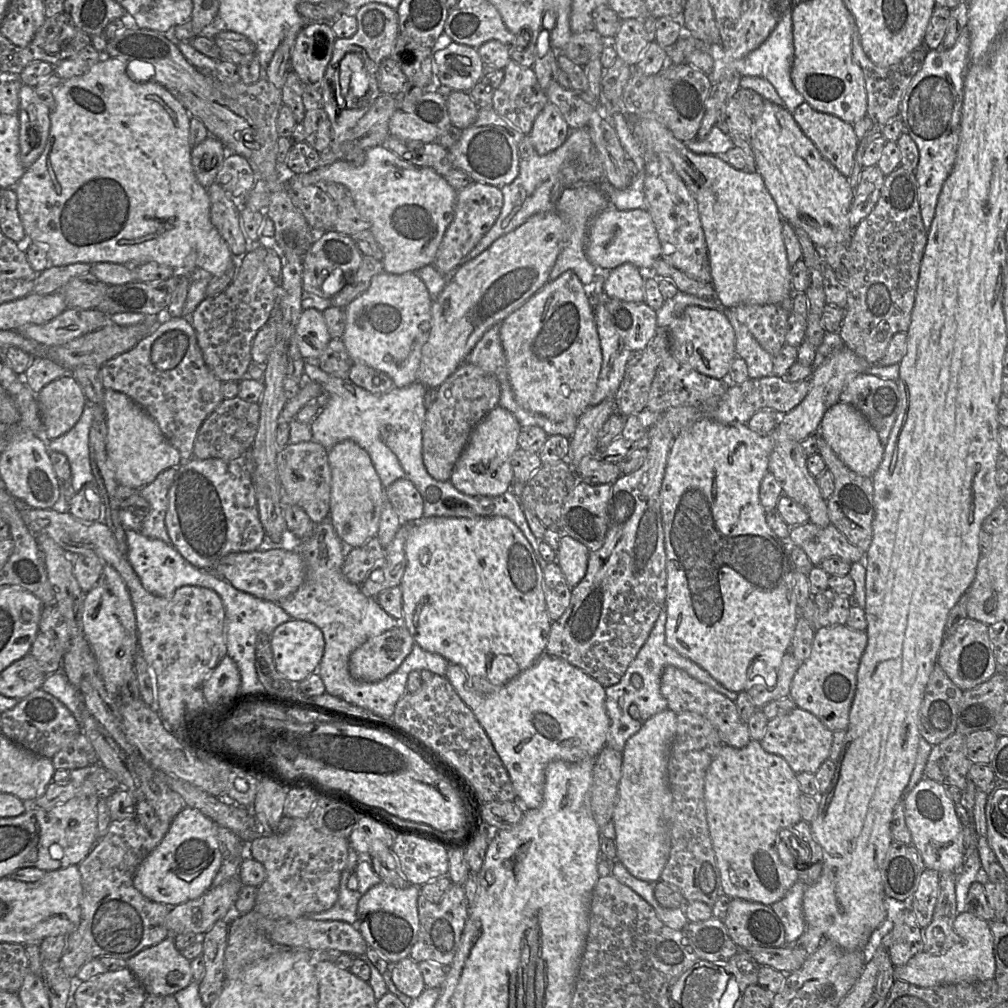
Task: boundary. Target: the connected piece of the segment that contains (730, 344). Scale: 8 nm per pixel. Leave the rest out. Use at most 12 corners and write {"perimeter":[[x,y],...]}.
{"perimeter":[[687,306],[667,332],[680,364],[728,381],[737,354],[723,311]]}

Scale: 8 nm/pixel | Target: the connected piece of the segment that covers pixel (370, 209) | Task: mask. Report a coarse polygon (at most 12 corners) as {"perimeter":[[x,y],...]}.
{"perimeter":[[382,145],[302,187],[345,185],[384,271],[433,265],[458,191]]}

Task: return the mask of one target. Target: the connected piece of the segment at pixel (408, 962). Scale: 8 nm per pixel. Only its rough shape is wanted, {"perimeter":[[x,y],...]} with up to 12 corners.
{"perimeter":[[407,957],[390,967],[394,986],[411,999],[426,988]]}

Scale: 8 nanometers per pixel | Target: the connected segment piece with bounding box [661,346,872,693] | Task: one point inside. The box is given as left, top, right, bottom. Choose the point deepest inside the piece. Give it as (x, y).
(729, 593)

